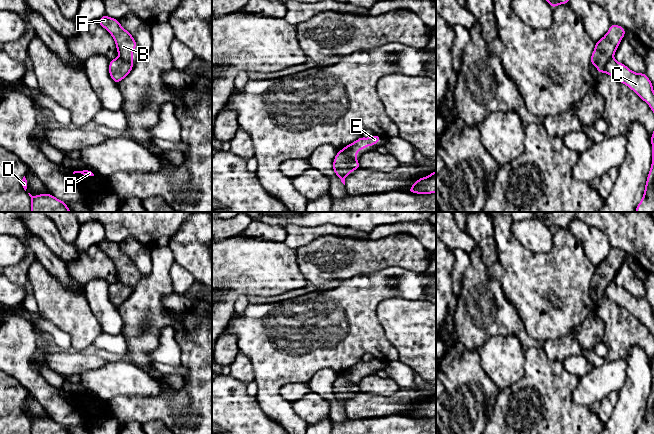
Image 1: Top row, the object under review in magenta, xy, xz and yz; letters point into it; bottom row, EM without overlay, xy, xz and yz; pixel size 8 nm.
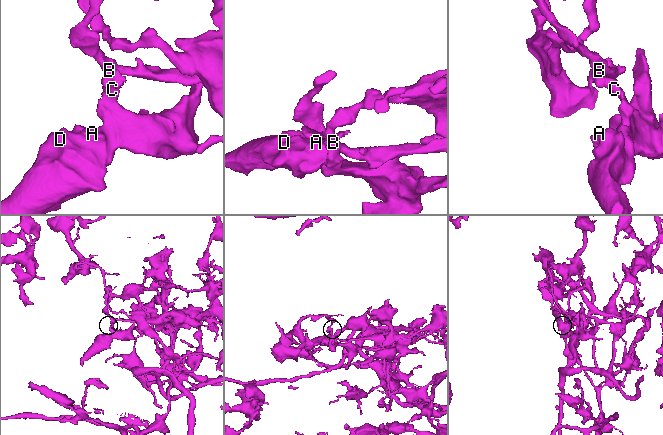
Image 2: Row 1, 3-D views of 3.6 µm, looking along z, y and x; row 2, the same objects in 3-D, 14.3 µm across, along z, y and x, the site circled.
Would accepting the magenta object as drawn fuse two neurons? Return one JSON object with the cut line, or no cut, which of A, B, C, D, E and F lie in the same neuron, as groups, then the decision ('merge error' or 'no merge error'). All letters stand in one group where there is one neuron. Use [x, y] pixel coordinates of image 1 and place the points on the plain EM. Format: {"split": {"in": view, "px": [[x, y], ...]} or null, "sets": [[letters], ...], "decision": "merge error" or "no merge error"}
{"split": {"in": "yz", "px": [[612, 281], [602, 295]]}, "sets": [["A", "C", "D"], ["B", "E", "F"]], "decision": "merge error"}

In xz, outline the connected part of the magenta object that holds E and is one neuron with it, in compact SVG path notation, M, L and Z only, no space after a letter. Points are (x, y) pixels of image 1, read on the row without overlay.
M373 359L369 362L360 361L358 364L354 365L350 369L345 370L341 375L351 383L357 383L357 376L360 373L365 373L367 370L376 369L381 361L378 359Z

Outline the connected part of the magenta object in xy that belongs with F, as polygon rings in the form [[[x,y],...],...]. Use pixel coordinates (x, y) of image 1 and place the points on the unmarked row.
[[[102,240],[98,247],[114,262],[119,282],[132,287],[133,273],[138,270],[132,259],[120,249],[119,244],[109,240]]]

